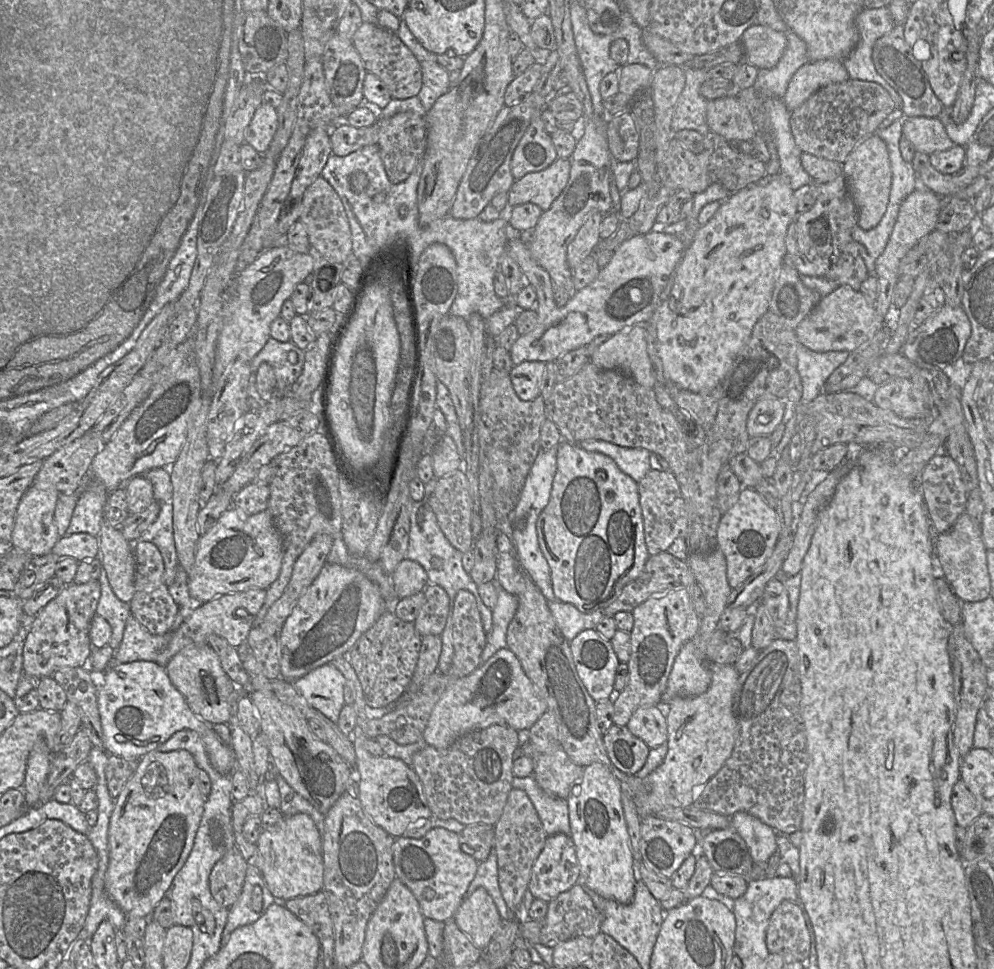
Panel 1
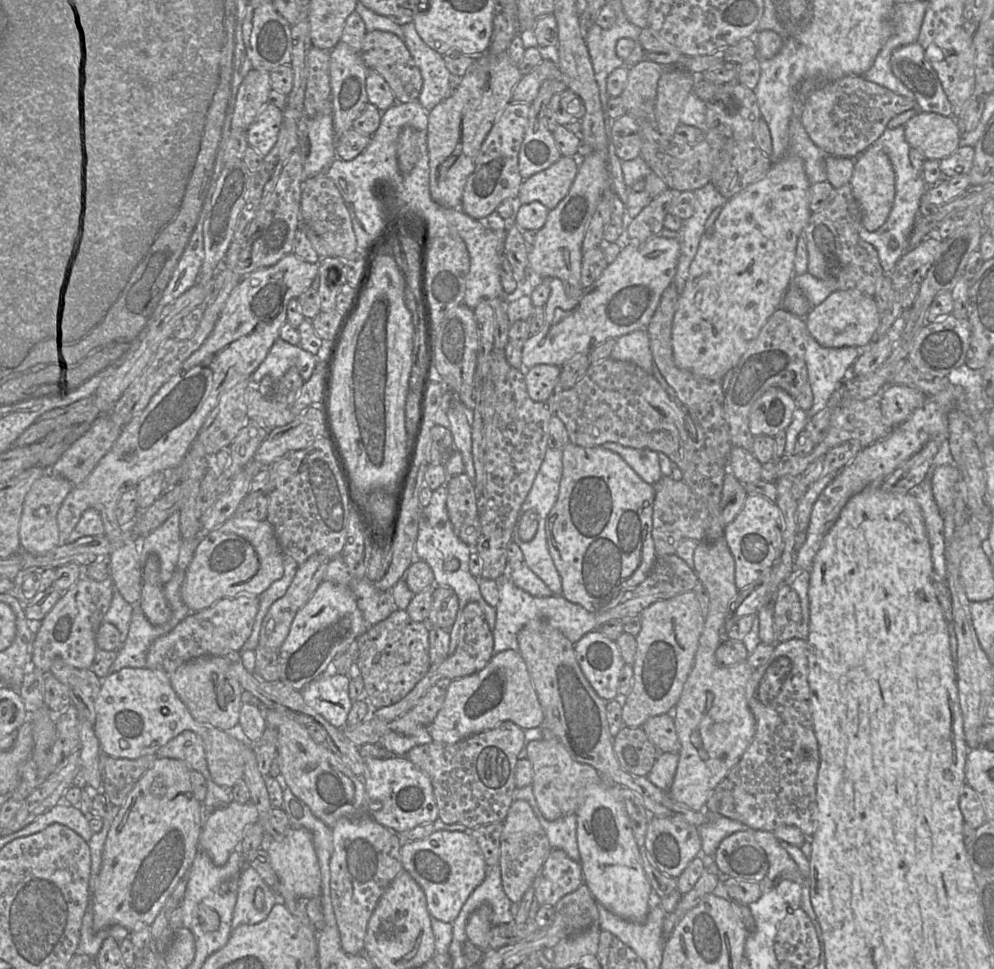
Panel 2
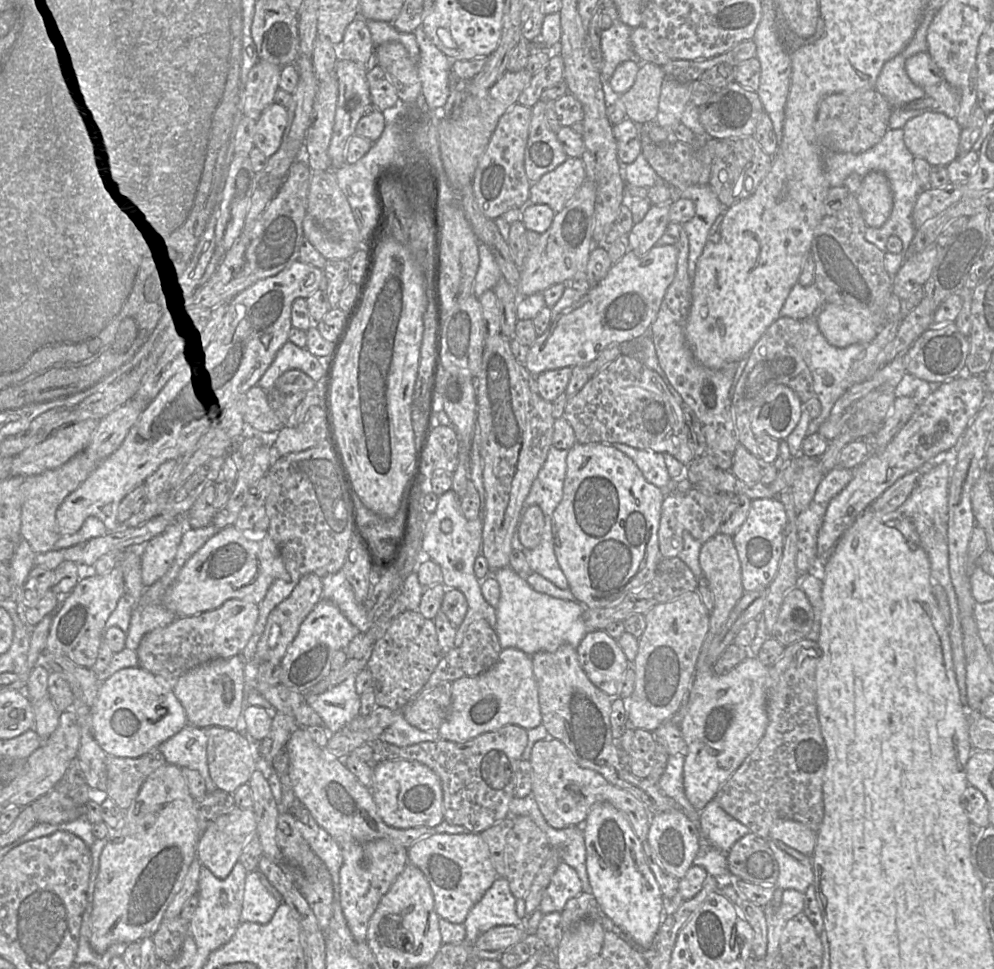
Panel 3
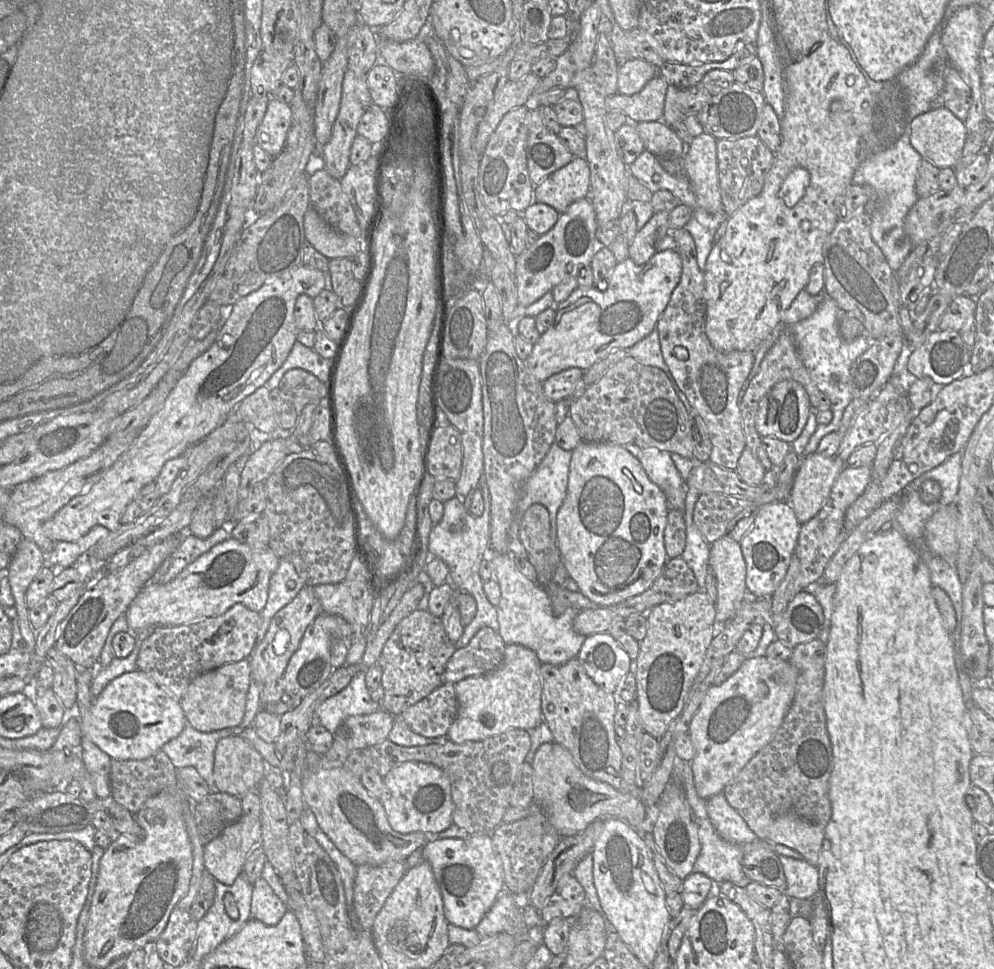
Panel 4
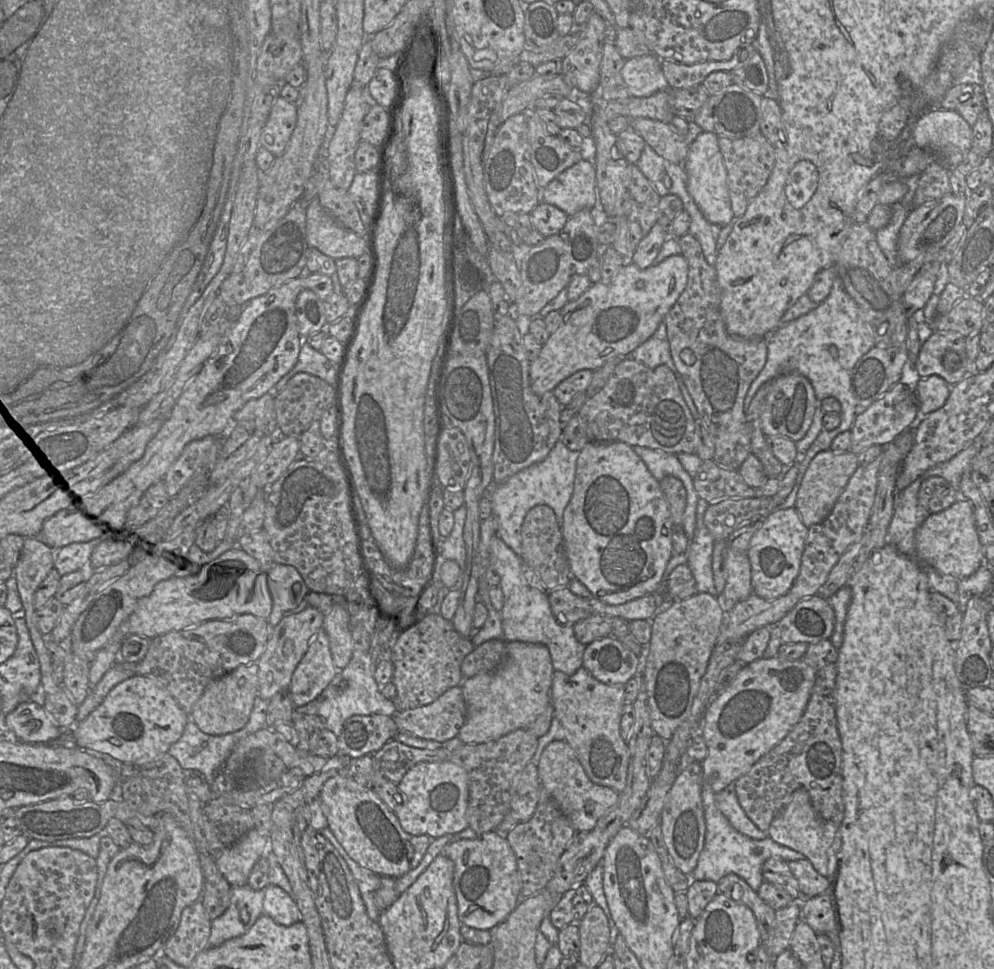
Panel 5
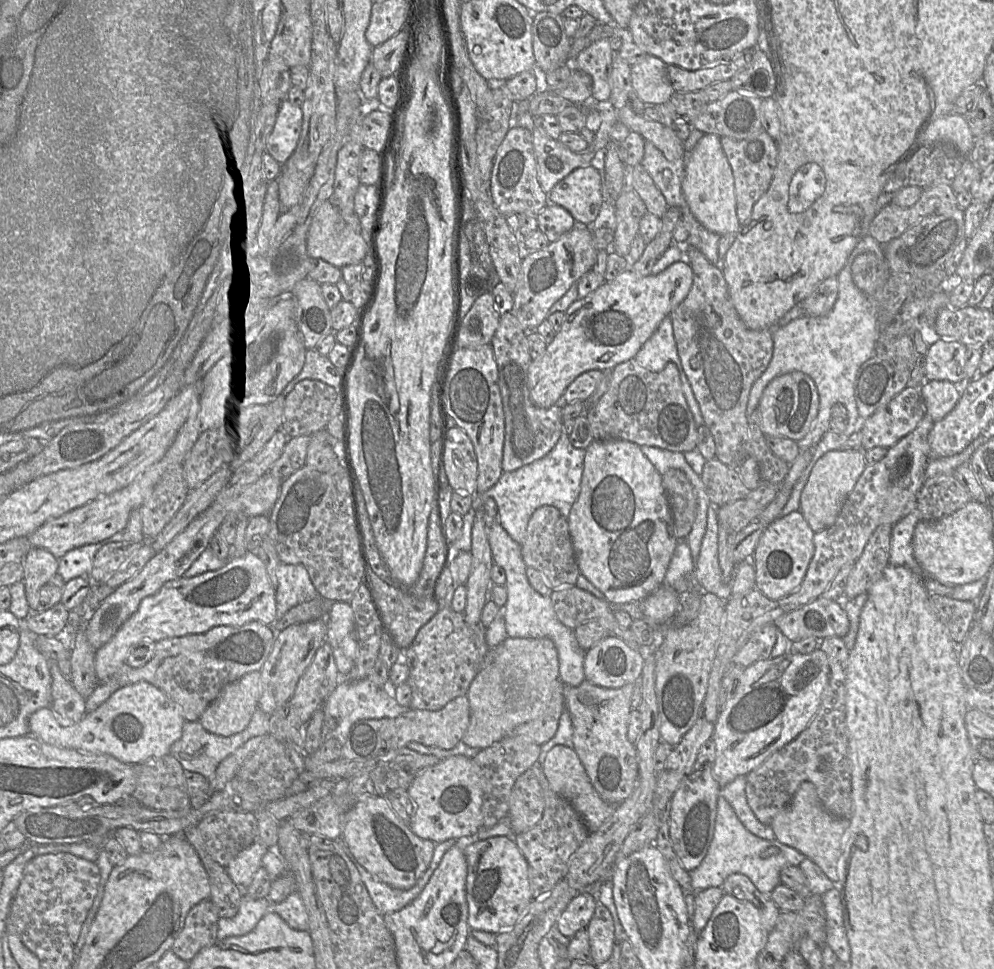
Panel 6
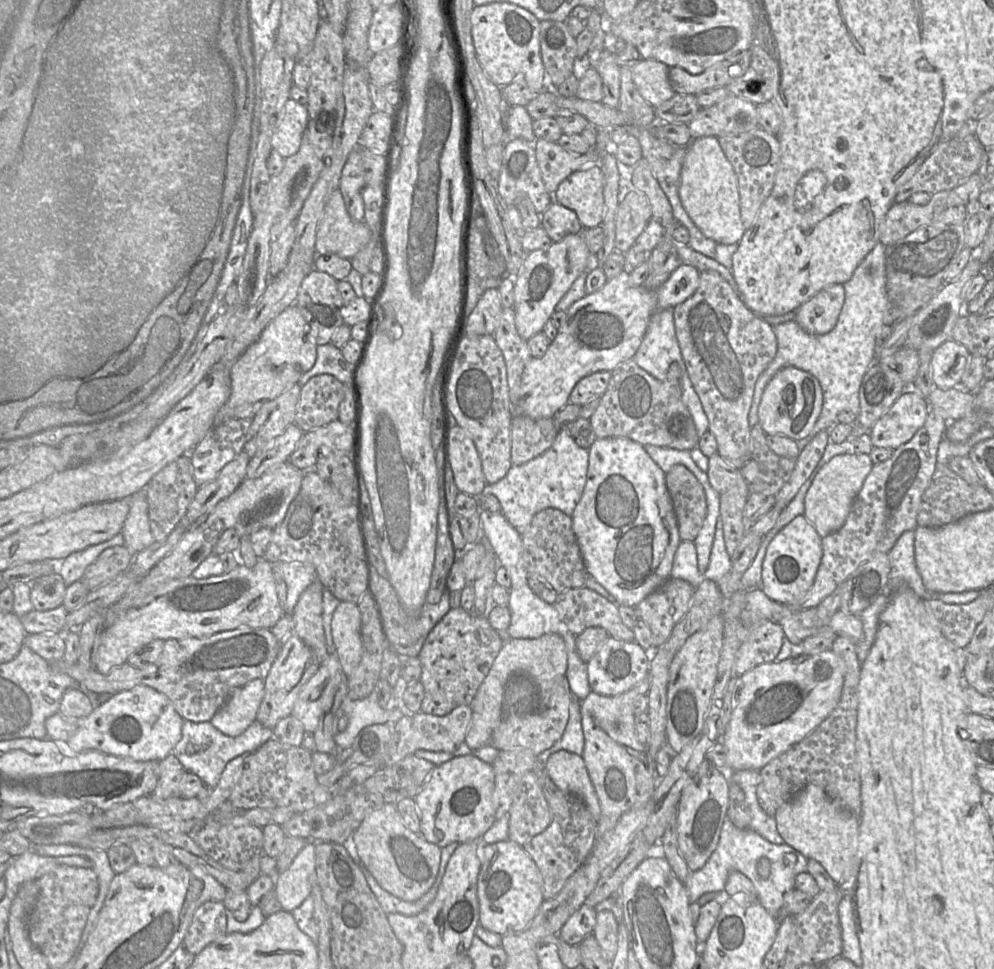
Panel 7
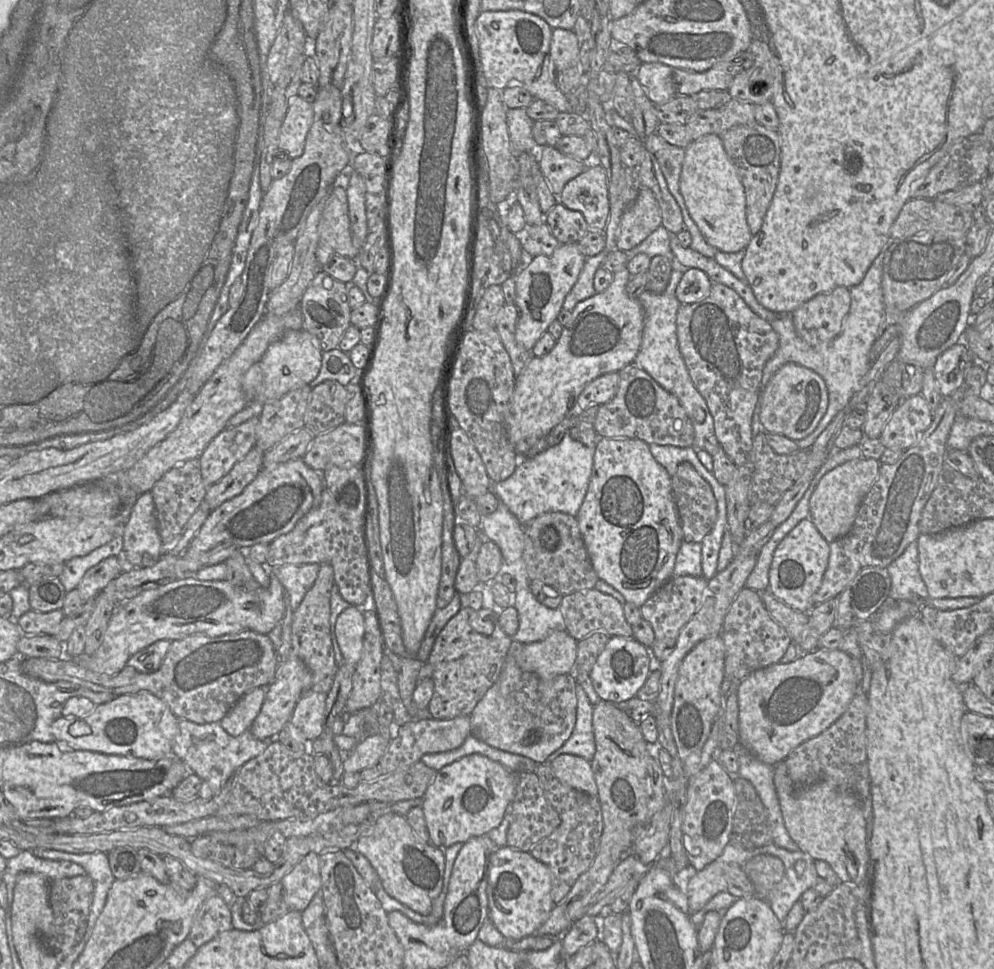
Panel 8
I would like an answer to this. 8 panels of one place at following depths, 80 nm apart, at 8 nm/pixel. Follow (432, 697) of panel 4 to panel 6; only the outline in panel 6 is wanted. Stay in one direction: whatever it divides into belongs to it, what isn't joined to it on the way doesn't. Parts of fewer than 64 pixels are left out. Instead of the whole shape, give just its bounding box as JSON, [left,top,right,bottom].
[391,695,470,749]

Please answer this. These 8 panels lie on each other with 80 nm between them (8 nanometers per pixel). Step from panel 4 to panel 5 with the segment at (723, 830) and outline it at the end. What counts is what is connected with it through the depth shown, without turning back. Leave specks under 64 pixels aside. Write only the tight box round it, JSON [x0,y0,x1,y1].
[715,783,768,840]

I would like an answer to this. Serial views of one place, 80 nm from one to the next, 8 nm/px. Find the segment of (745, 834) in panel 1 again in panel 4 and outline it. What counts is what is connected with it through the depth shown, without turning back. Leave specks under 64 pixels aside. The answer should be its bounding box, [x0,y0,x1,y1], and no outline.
[780,855,819,899]

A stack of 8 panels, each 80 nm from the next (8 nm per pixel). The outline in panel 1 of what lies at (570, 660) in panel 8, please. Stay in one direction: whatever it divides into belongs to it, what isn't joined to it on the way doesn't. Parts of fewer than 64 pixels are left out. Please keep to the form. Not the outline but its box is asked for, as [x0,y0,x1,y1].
[422,648,546,749]

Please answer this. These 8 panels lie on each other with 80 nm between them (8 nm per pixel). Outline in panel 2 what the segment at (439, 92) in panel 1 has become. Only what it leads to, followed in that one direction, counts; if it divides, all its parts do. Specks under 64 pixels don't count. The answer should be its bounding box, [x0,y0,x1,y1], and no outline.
[401,22,450,112]

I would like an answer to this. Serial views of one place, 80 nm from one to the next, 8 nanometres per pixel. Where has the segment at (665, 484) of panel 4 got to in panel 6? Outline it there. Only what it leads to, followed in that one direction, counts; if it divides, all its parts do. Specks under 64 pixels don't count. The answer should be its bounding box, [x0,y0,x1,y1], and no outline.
[641,445,704,489]

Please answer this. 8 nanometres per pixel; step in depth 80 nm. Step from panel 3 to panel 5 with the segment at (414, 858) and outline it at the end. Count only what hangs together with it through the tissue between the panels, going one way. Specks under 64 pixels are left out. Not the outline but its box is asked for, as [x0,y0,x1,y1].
[440,831,521,931]

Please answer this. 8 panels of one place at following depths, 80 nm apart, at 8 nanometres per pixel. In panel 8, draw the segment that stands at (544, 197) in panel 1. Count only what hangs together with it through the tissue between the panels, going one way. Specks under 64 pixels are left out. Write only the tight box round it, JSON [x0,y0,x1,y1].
[558,164,609,231]

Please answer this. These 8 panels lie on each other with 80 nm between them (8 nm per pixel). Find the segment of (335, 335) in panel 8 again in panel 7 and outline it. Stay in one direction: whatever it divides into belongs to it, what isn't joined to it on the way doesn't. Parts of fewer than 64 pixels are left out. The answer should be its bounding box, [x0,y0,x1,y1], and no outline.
[295,268,345,345]

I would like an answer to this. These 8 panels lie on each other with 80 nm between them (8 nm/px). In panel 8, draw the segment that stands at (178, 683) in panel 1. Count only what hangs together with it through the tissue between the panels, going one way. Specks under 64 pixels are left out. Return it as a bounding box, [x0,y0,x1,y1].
[220,687,265,737]

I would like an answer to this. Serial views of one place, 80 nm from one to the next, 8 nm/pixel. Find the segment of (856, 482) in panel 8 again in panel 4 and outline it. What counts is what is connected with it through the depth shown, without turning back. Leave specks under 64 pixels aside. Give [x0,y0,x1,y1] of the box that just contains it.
[788,452,846,524]

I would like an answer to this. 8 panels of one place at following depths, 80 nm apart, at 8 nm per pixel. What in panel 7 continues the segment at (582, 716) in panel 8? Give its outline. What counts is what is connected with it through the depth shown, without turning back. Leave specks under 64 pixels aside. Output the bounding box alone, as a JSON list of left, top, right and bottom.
[538,694,585,764]

